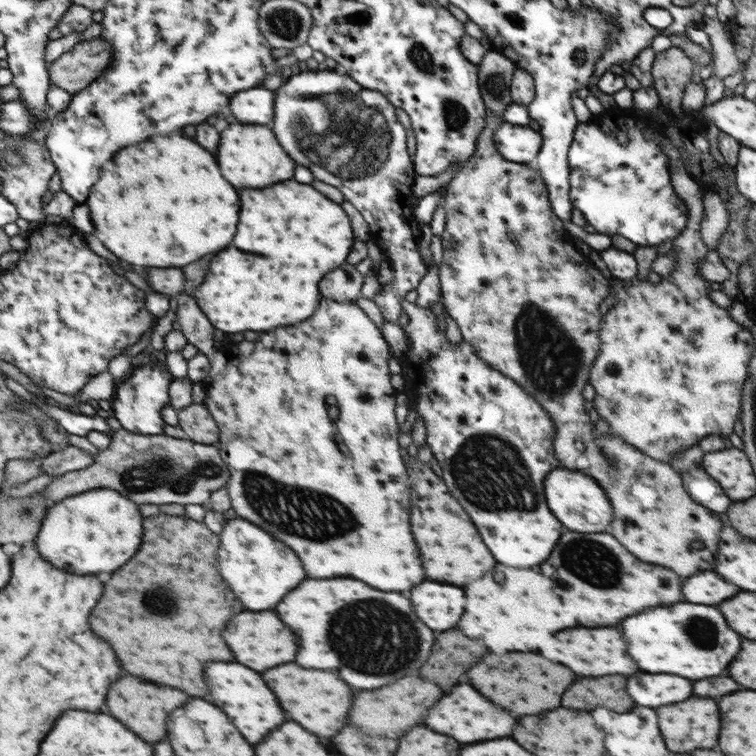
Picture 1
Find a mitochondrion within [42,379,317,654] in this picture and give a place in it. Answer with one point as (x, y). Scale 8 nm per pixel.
(159, 471)

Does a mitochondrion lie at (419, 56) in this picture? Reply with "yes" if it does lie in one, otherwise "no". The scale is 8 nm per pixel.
yes

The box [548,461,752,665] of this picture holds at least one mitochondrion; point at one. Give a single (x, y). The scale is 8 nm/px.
(594, 563)

